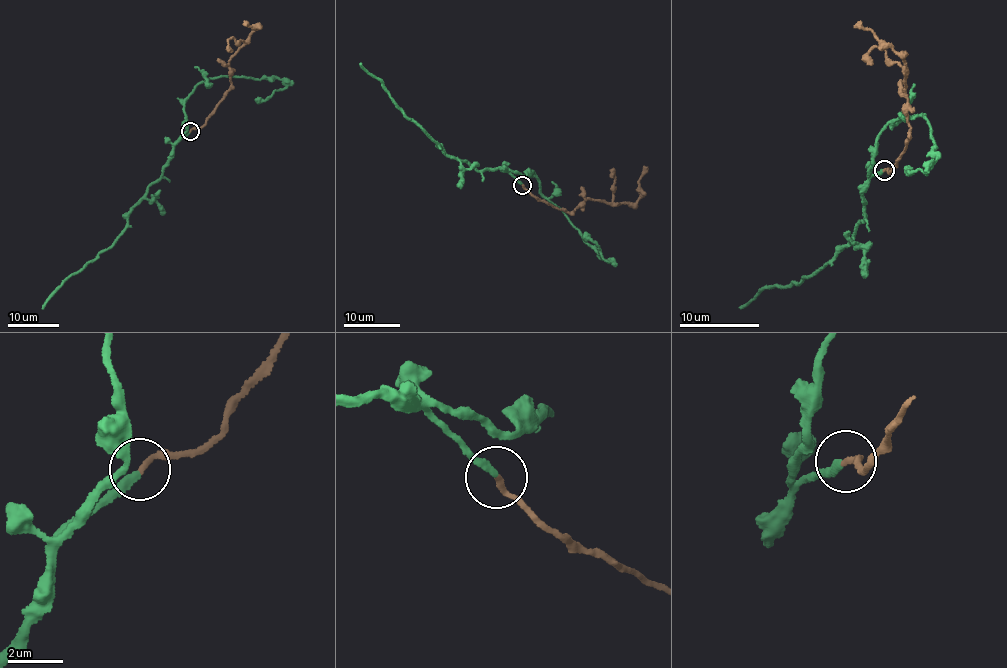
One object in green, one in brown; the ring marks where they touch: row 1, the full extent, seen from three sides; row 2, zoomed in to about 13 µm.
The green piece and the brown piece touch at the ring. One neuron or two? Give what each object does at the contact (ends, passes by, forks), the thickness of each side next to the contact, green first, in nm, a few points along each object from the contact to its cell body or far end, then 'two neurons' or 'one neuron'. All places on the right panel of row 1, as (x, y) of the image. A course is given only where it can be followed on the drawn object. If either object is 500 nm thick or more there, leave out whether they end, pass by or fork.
green ends there; brown ends there; 240 nm thick on the green side, 200 nm on the other; green runs (883, 169), (870, 178), (862, 194), (866, 217), (849, 242), (800, 283), (763, 287), (739, 306); brown runs (885, 169), (888, 172), (891, 169), (909, 135), (907, 68), (889, 45), (853, 26); one neuron

